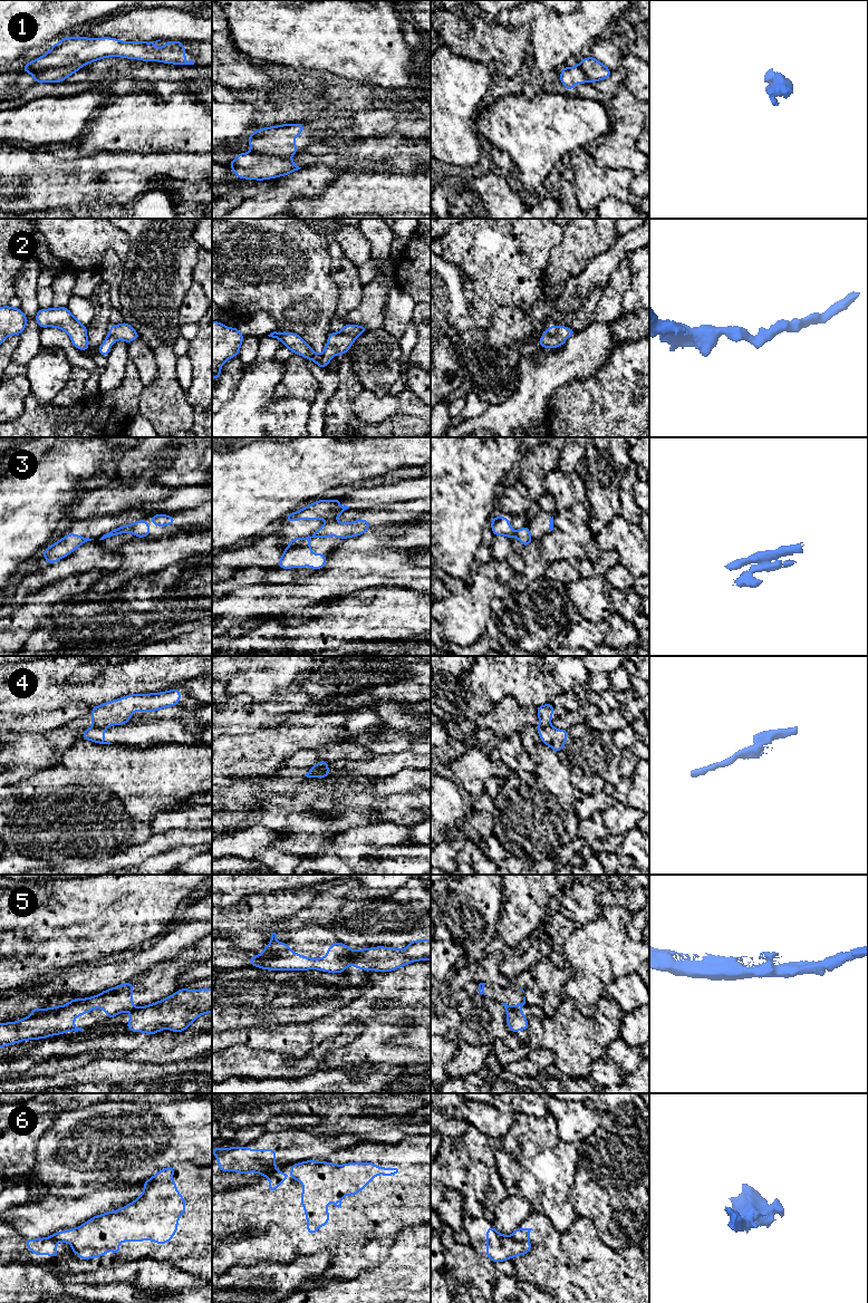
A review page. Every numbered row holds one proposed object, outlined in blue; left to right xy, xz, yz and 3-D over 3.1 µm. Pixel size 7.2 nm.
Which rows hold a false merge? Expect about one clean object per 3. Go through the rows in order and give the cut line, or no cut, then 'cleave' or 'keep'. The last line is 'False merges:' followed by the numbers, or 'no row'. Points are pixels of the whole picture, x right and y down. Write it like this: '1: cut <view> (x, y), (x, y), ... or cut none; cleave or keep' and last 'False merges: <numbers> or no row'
1: cut xy (84, 64), (73, 64), (30, 73); cleave
2: cut none; keep
3: cut xz (334, 519), (328, 521); cleave
4: cut xy (94, 724), (108, 725); cleave
5: cut xz (354, 951), (351, 963); cleave
6: cut yz (510, 1236), (529, 1243); cleave
False merges: 1, 3, 4, 5, 6

